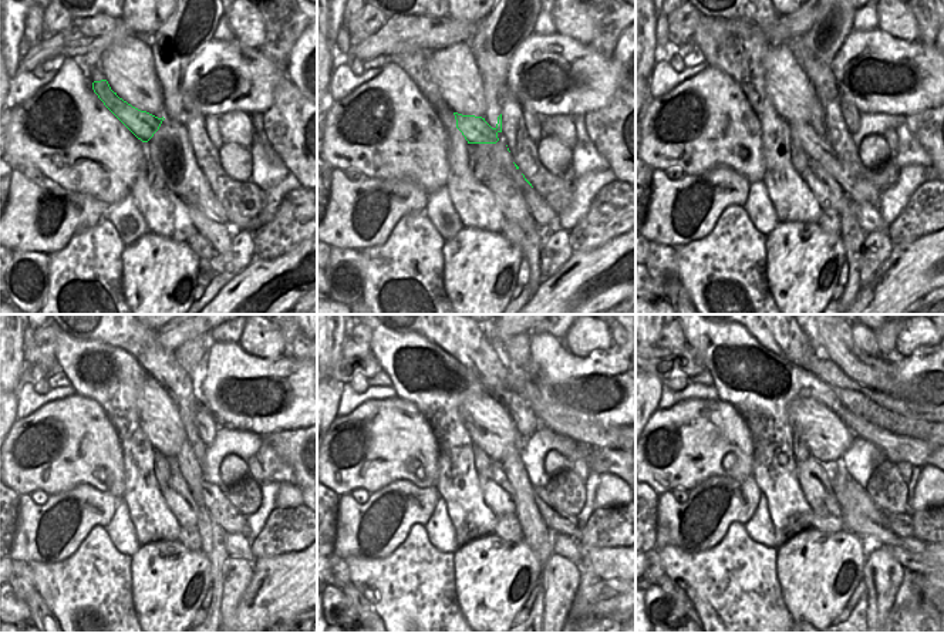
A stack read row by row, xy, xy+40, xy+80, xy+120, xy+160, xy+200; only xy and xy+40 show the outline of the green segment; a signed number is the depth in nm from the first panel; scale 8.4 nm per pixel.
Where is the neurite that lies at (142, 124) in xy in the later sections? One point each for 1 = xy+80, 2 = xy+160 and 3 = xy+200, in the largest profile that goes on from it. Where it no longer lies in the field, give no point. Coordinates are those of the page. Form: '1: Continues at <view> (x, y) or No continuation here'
1: Continues at xy+80 (812, 140)
2: Continues at xy+160 (513, 467)
3: Continues at xy+200 (892, 529)

